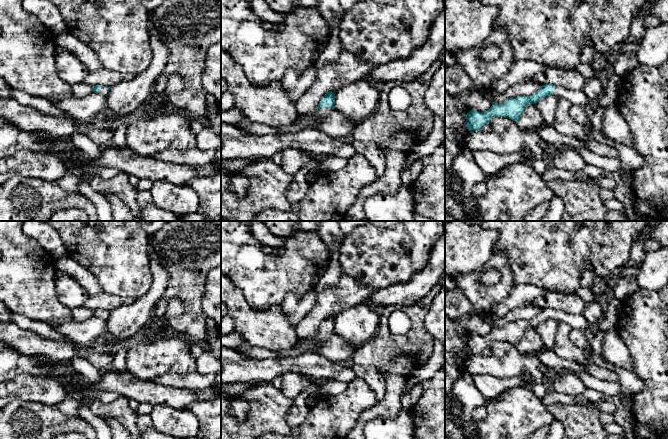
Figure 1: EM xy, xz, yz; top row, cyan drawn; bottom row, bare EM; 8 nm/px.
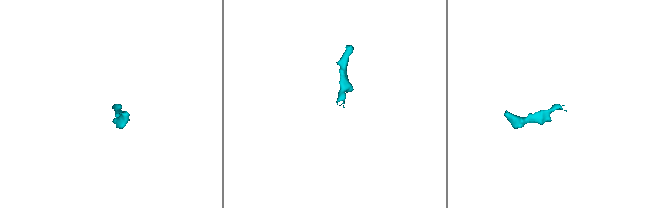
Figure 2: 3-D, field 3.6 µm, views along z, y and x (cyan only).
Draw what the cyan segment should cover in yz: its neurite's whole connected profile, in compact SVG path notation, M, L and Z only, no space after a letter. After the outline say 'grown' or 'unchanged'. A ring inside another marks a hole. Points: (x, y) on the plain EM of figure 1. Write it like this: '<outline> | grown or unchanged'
M545 308L530 320L518 320L505 325L502 328L493 326L489 334L479 336L470 334L466 339L466 351L471 355L479 355L483 349L488 348L493 341L504 341L518 346L528 328L537 327L540 323L555 319L558 322L568 324L572 329L579 329L587 334L594 331L583 314L569 314L553 308Z | grown

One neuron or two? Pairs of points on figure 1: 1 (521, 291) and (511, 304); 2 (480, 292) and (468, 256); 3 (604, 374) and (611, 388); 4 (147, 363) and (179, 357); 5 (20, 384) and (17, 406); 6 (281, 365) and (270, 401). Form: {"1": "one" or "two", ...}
{"1": "one", "2": "two", "3": "two", "4": "one", "5": "two", "6": "two"}

